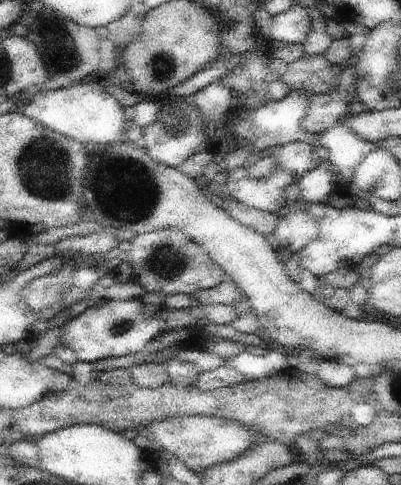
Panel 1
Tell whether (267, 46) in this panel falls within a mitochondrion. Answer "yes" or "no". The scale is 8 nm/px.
no

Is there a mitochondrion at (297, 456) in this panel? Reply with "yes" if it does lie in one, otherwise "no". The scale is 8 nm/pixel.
no

